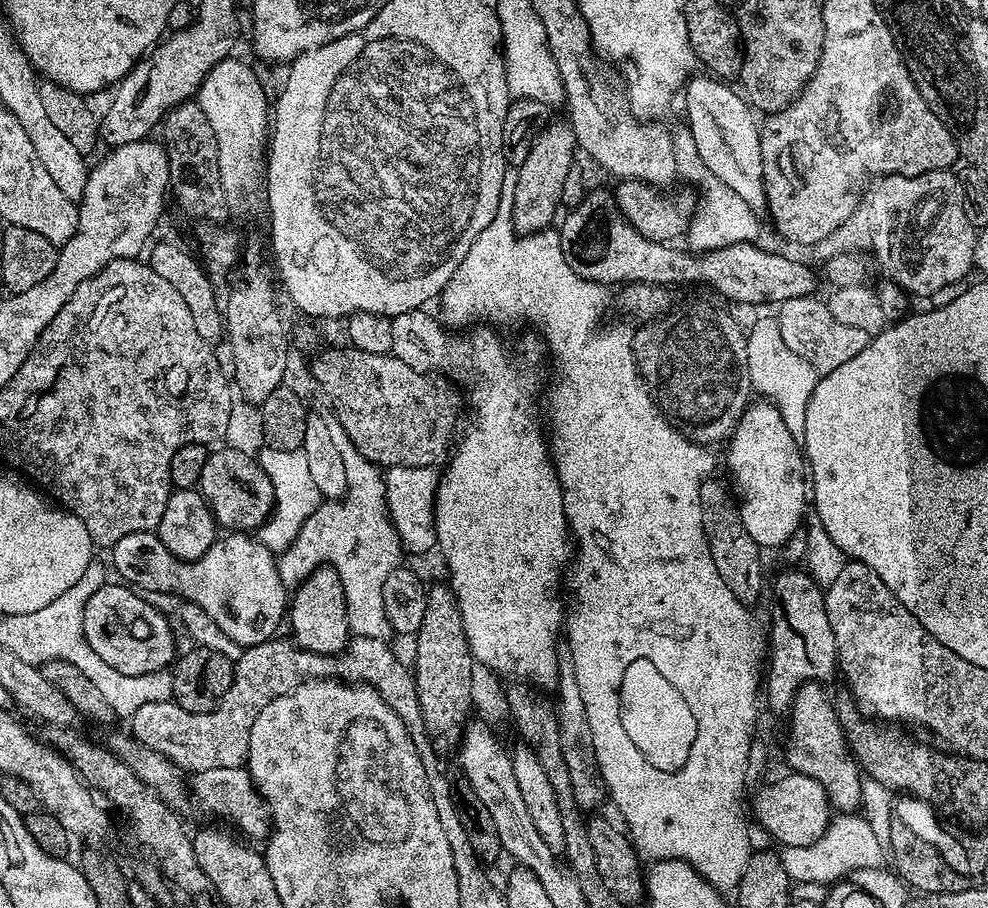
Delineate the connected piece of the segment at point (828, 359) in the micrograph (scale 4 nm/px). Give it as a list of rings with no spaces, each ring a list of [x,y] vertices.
[[[815,295],[788,297],[779,301],[774,315],[778,322],[778,330],[782,330],[782,340],[794,354],[798,354],[806,362],[810,362],[817,374],[830,370],[838,370],[842,362],[854,358],[868,344],[870,333],[866,330],[854,330],[854,326],[846,326],[830,314],[827,303],[823,299],[816,300]]]

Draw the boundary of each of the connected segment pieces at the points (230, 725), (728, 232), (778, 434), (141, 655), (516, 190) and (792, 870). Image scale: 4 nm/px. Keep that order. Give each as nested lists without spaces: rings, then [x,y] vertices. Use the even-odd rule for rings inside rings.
[[[355,637],[347,650],[335,656],[323,656],[305,648],[299,648],[291,639],[273,638],[260,645],[245,647],[234,661],[232,688],[220,699],[213,712],[188,712],[171,699],[156,699],[131,716],[131,735],[137,744],[168,757],[177,768],[188,774],[204,770],[238,767],[248,759],[250,730],[254,718],[274,698],[292,692],[313,678],[339,678],[345,682],[359,682],[375,688],[378,695],[390,698],[394,714],[402,718],[402,726],[418,747],[418,758],[430,778],[440,772],[440,755],[437,749],[427,745],[430,733],[422,718],[422,706],[418,702],[415,675],[392,653],[391,643],[378,638]]]
[[[688,142],[682,146],[682,154],[676,154],[676,170],[679,179],[684,179],[699,196],[692,218],[688,222],[686,241],[688,240],[689,249],[709,252],[722,246],[743,244],[757,239],[755,236],[760,232],[760,224],[756,221],[759,220],[758,214],[750,210],[750,206],[746,206],[746,202],[742,202],[742,198],[738,198],[738,194],[734,194],[734,190],[726,186],[726,182],[719,180],[709,170],[696,150],[690,150]]]
[[[760,398],[757,401],[757,404],[756,401],[749,403],[744,409],[740,421],[732,429],[726,447],[728,447],[728,468],[732,471],[731,483],[738,497],[742,526],[746,526],[746,534],[754,538],[760,549],[768,550],[786,543],[795,532],[797,535],[801,531],[806,519],[804,507],[809,507],[810,504],[810,484],[806,479],[806,457],[801,445],[790,434],[790,430],[786,430],[782,414],[778,414],[778,410],[768,400]]]
[[[105,582],[86,602],[84,611],[84,637],[90,647],[109,666],[114,666],[120,674],[130,676],[144,675],[155,669],[165,671],[177,659],[176,640],[172,637],[172,628],[168,625],[169,617],[159,612],[151,604],[143,600],[136,590],[123,583]]]
[[[564,118],[547,124],[539,129],[541,132],[536,137],[534,135],[531,137],[526,158],[515,169],[516,185],[511,185],[510,188],[512,222],[520,234],[539,232],[553,223],[552,215],[560,204],[564,183],[572,172],[572,152],[577,151],[576,135],[572,125]]]
[[[836,814],[831,817],[824,833],[808,846],[790,846],[780,852],[780,861],[789,881],[800,884],[831,886],[843,878],[851,877],[863,868],[879,868],[885,856],[863,814]]]

